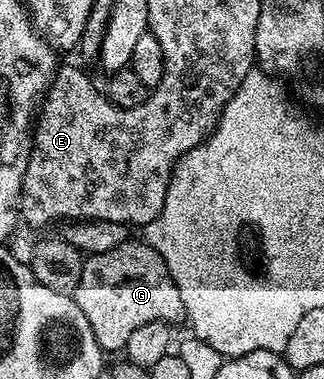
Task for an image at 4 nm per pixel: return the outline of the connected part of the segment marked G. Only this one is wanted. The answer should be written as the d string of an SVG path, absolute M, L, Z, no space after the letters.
M129 240L118 248L110 248L110 252L87 255L74 297L78 308L86 312L86 320L90 320L90 328L94 328L94 336L105 352L123 351L130 332L142 328L142 324L176 324L185 317L182 296L166 268L164 256L143 240Z

